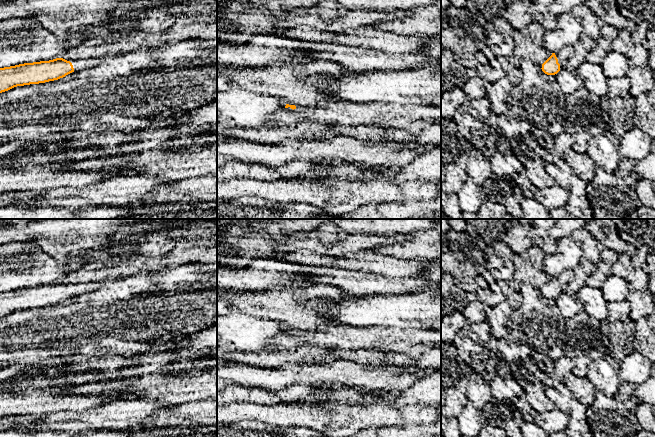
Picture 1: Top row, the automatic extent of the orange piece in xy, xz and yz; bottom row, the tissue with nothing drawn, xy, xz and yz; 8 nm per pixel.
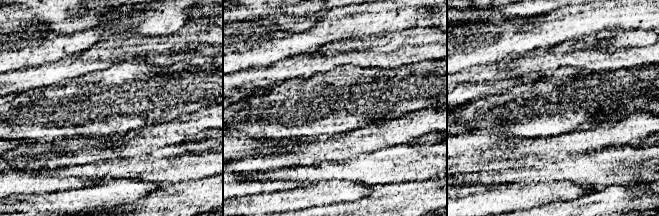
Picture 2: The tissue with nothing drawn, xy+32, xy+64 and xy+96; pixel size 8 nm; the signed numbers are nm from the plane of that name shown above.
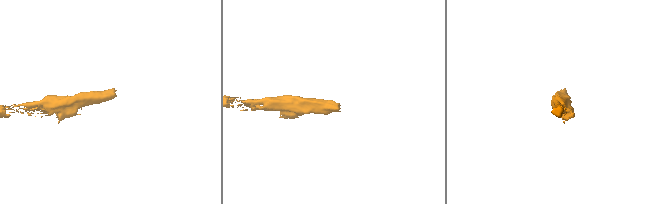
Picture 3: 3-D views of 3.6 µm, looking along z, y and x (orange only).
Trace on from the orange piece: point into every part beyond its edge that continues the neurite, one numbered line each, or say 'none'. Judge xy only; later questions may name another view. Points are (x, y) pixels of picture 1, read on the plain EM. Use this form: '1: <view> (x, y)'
1: xy (78, 288)

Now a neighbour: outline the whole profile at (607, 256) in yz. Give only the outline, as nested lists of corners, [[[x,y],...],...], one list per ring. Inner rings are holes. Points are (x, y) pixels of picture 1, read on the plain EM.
[[[603,247],[600,252],[600,262],[596,264],[595,272],[587,278],[585,285],[601,289],[606,278],[611,275],[610,267],[617,262],[618,257],[616,252]]]

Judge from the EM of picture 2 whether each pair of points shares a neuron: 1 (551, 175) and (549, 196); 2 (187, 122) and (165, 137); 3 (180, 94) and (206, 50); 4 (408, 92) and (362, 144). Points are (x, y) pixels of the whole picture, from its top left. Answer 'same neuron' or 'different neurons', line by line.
1: different neurons
2: same neuron
3: different neurons
4: different neurons

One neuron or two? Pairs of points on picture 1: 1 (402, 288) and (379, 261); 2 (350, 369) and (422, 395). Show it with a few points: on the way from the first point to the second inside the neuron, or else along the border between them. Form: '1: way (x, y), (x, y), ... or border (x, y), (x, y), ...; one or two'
1: way (395, 281), (384, 268); one
2: border (425, 377), (416, 380), (406, 388), (395, 393); two

